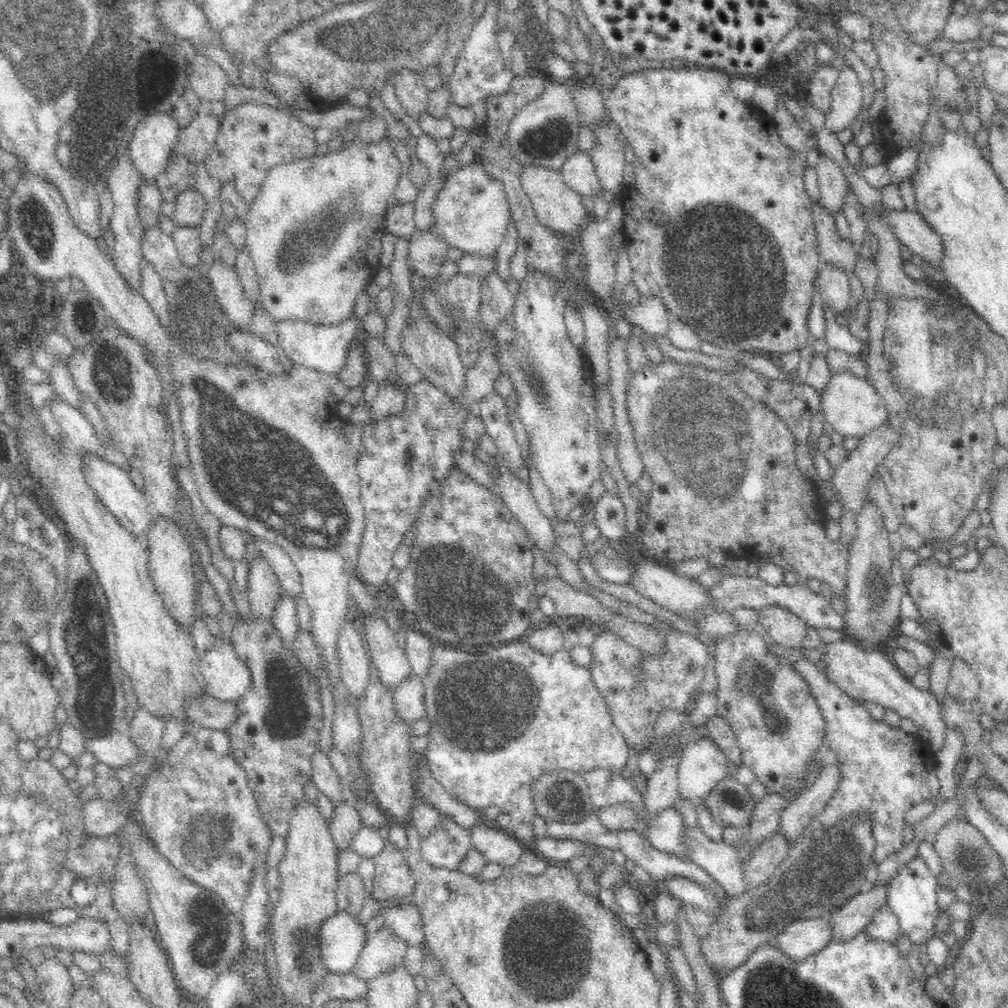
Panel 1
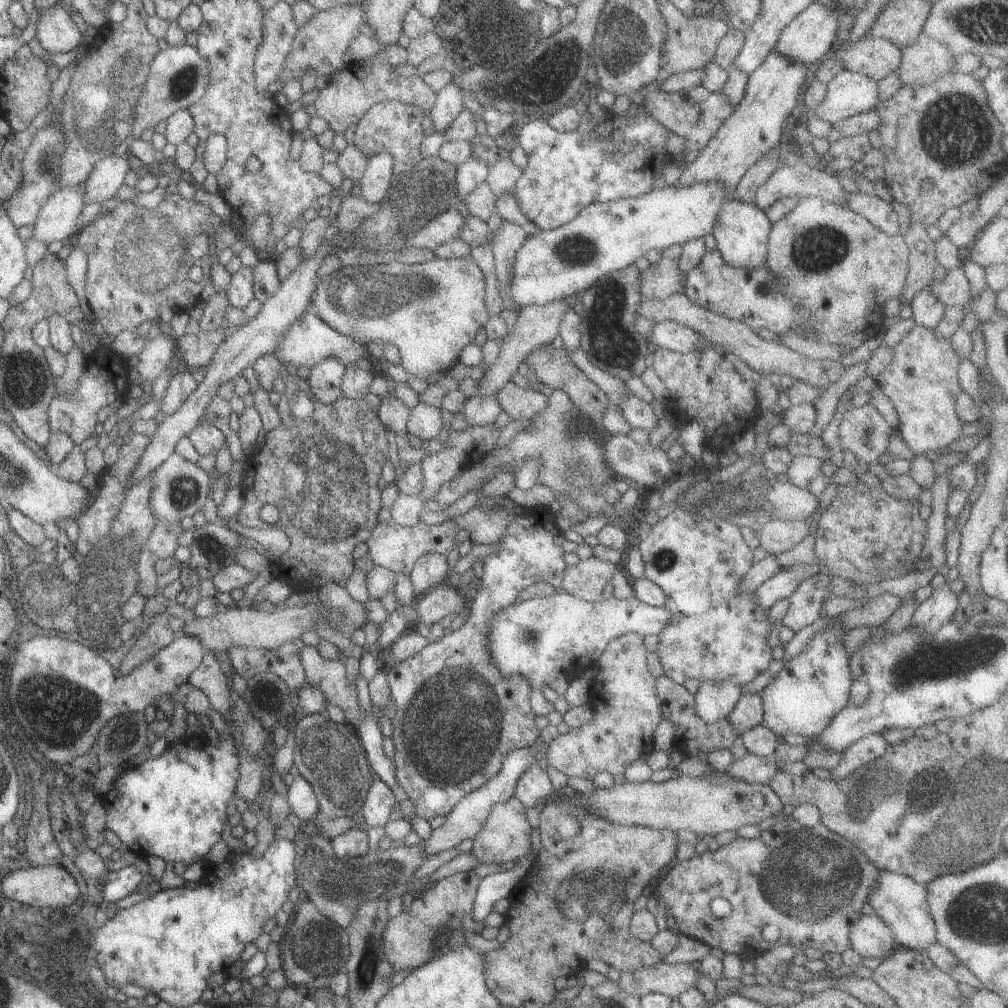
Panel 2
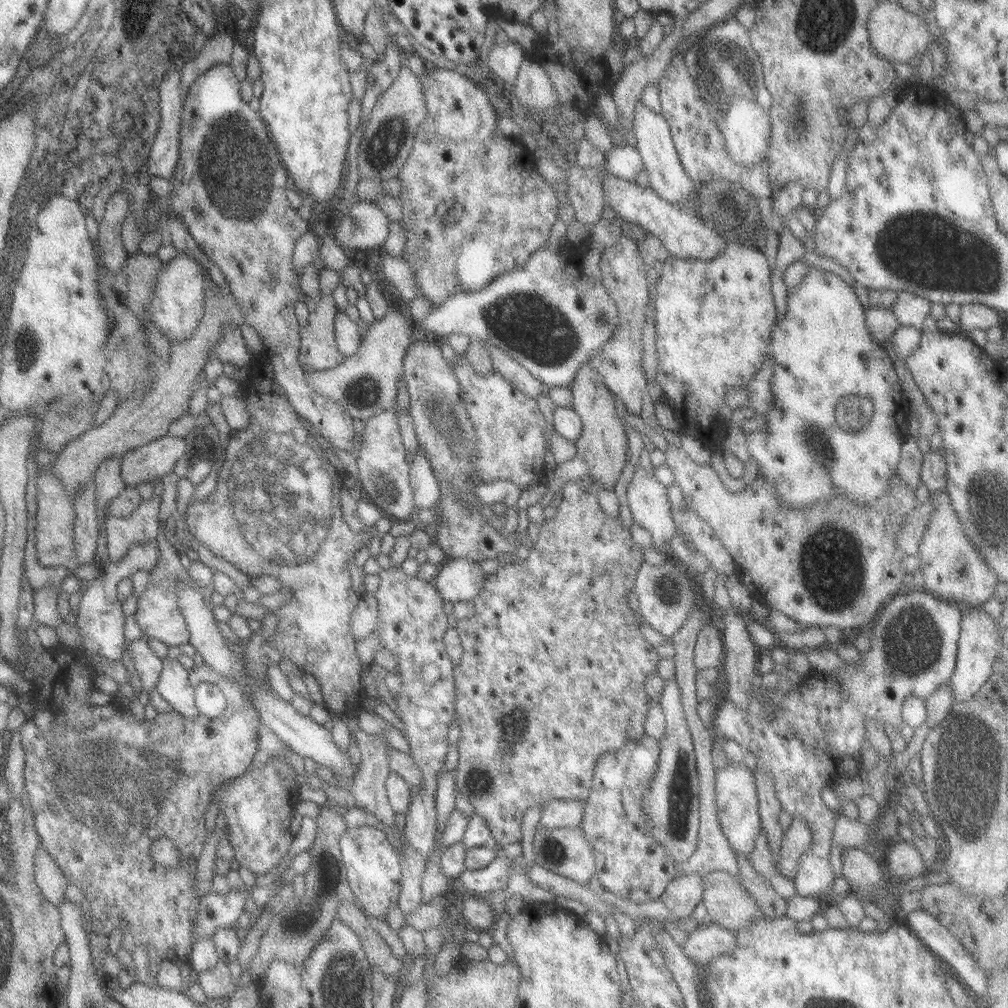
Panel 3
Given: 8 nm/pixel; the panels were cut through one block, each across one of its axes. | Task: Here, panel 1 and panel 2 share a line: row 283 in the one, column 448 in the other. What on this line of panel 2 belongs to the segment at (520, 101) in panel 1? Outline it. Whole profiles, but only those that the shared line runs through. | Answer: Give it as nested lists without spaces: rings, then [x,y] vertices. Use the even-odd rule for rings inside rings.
[[[423,554],[415,561],[411,567],[408,577],[413,594],[416,598],[425,594],[435,584],[444,582],[445,576],[449,572],[446,556],[440,554]]]

